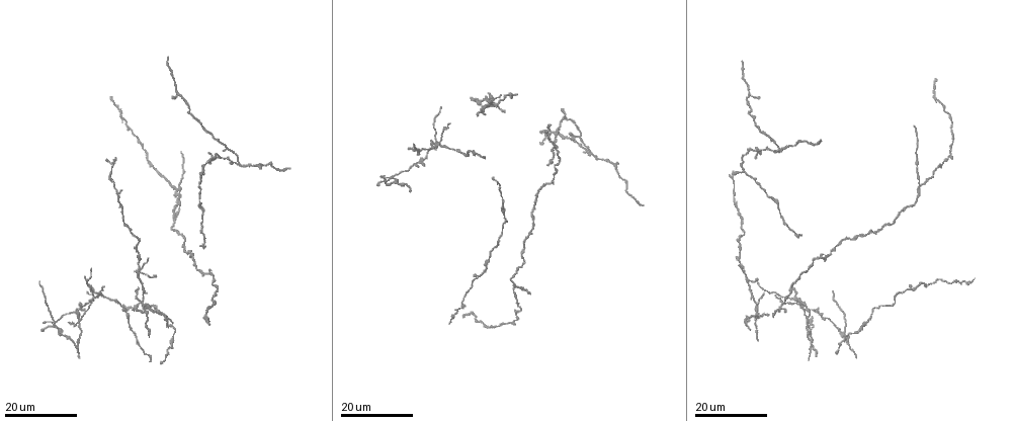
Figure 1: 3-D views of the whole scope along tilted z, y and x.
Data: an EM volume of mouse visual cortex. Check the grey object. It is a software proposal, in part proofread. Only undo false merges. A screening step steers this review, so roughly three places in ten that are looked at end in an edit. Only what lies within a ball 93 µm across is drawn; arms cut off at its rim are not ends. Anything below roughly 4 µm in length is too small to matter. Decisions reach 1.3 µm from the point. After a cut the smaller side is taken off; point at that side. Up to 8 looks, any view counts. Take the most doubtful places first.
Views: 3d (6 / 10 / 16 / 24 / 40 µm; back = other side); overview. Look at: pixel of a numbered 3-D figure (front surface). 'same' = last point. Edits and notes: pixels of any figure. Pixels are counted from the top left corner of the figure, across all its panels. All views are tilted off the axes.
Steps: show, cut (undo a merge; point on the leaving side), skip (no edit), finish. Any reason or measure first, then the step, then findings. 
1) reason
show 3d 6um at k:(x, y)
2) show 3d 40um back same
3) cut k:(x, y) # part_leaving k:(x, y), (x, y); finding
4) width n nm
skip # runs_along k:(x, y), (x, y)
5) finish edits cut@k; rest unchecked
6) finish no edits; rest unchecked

side arm on a straight run
show 3d 16um at 1:(141, 304)

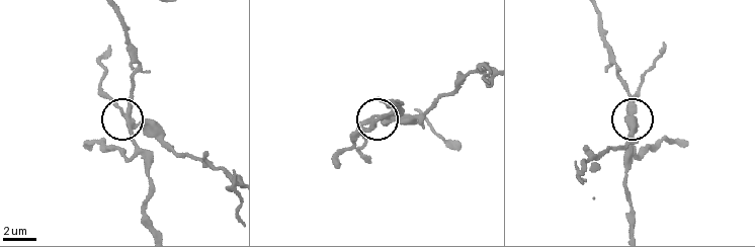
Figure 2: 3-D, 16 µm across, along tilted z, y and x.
show 3d 6um at 2:(131, 130)

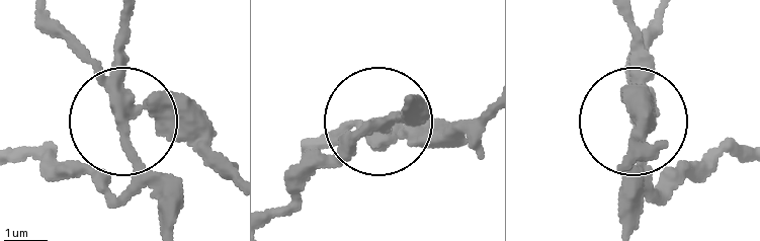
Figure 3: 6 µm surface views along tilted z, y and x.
arms 3
cut 3:(183, 95) # part_leaving 3:(123, 93), (174, 113), (228, 166); two neurons meet here

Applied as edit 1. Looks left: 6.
branch point
show 3d 24um at 1:(241, 164)

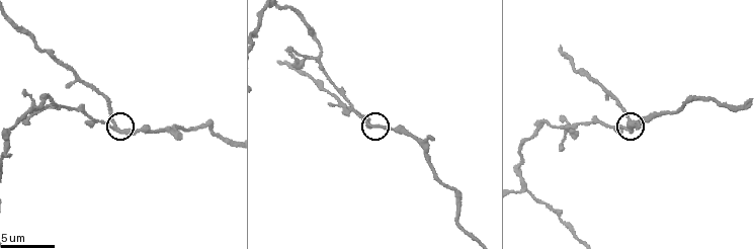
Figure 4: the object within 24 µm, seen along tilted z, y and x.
zoom in
show 3d 6um at 4:(115, 123)

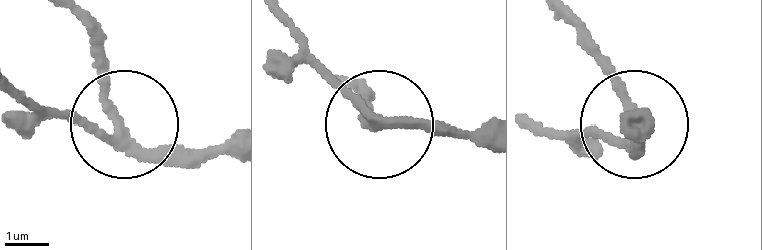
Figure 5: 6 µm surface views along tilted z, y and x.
side_arm 22 um; arms 3
skip # continuous, no second neuron

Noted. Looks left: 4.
show 3d 24um at 1:(138, 273)

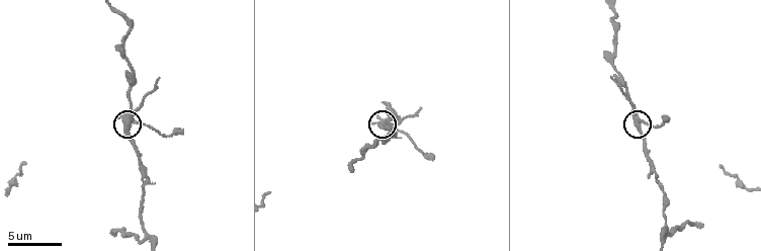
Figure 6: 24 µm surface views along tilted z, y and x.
closer look
show 3d 10um at 6:(639, 120)

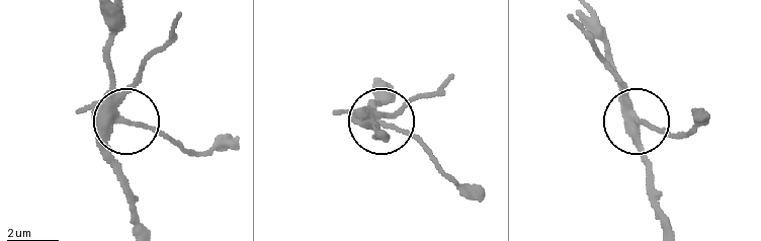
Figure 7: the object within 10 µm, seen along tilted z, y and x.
cut 7:(137, 75) # part_leaving 7:(112, 100), (142, 73), (180, 15); two neurons meet here

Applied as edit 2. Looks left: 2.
sudden change in width
show 3d 10um at 4:(520, 168)

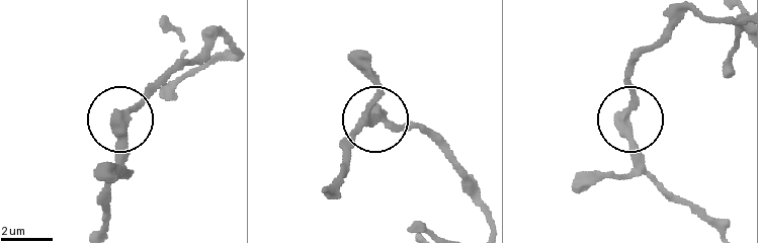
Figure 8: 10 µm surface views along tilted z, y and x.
skip # runs_along 8:(710, 225), (650, 171), (632, 138), (629, 53); continuous, no second neuron

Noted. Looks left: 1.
finish edits cut@3, cut@7; rest unchecked

